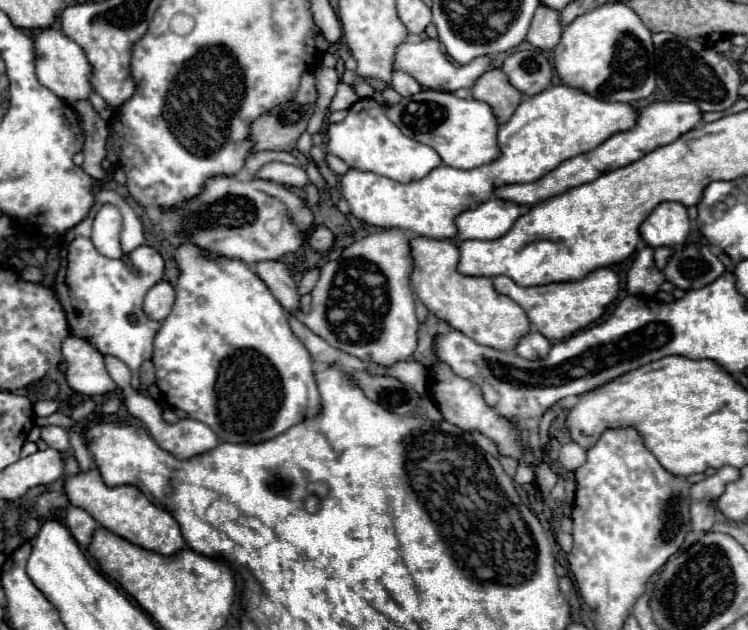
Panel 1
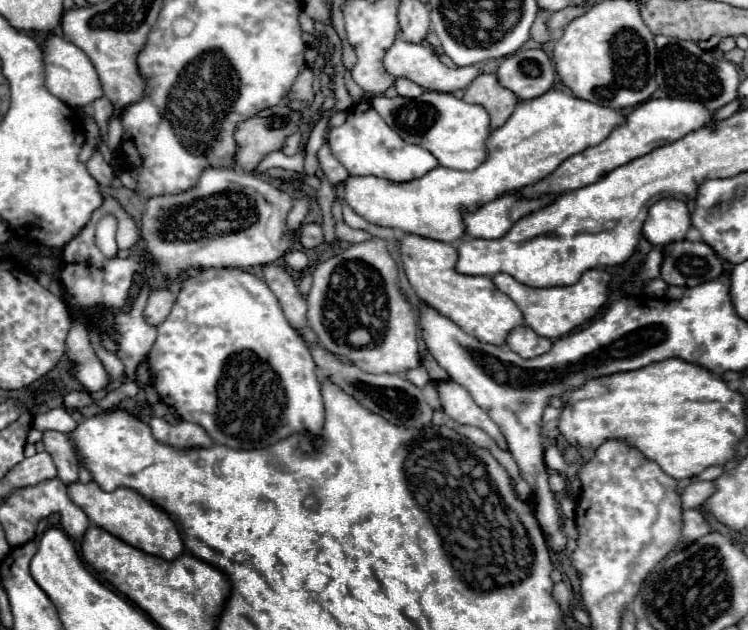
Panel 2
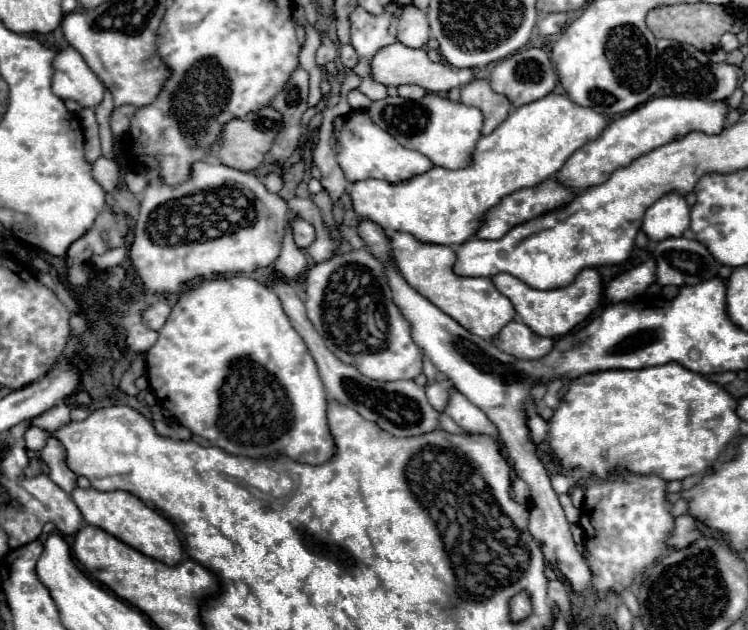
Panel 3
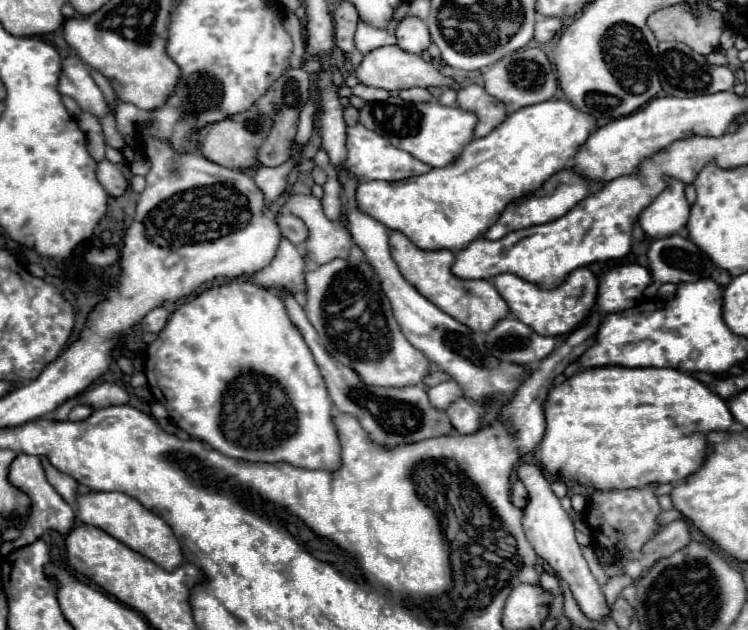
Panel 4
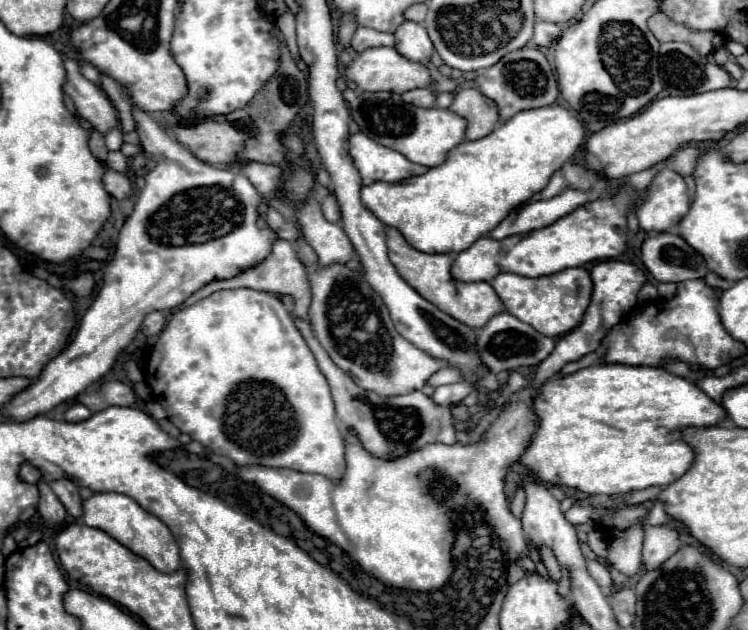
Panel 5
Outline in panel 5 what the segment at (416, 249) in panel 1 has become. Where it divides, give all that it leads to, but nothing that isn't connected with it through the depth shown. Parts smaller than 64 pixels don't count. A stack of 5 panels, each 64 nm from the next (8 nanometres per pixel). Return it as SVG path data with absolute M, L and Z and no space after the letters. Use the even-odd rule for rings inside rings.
M388 228L388 256L392 264L396 266L398 274L428 302L438 306L442 312L450 314L452 318L458 318L460 322L466 322L466 326L480 330L492 316L500 314L504 310L498 294L488 282L458 282L450 274L452 256L450 254L426 254L416 248L412 248L406 238L394 230Z

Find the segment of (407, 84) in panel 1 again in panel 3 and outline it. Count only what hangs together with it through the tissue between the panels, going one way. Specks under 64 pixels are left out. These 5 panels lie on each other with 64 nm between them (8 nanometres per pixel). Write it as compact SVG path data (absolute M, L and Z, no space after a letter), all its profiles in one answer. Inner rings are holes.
M398 86L398 96L418 100L418 98L426 96L426 90L422 90L420 86Z

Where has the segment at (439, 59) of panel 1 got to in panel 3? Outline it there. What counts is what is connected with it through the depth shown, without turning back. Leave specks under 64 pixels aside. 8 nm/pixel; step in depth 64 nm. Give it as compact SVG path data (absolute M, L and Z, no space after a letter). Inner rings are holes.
M394 42L386 48L382 48L372 62L372 74L378 82L386 86L400 86L400 84L416 84L422 86L428 92L448 92L452 88L464 86L474 80L474 74L470 68L464 70L454 70L450 66L444 66L442 62L432 62L426 54L424 48L408 48L400 42Z

